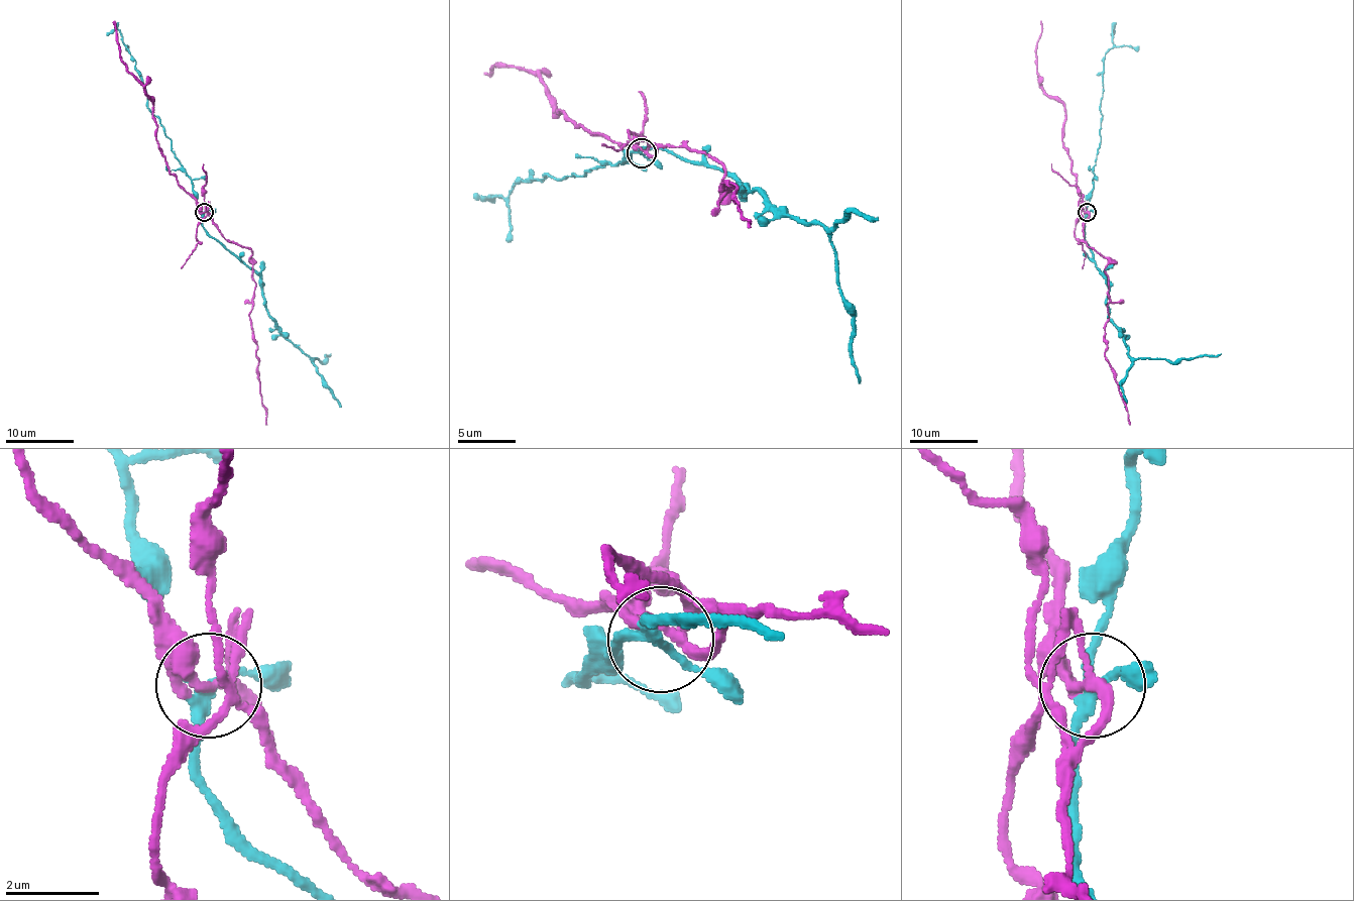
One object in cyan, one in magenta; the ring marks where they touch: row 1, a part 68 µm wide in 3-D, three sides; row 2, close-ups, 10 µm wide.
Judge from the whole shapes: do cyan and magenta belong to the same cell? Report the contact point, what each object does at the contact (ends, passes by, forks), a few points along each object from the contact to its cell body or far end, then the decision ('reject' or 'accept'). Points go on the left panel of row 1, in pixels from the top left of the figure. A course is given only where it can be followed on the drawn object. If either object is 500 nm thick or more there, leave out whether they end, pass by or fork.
(204, 212) | cyan forks | magenta forks | cyan via (203, 212), (202, 226), (259, 276), (264, 307), (270, 319), (312, 358), (323, 361), (330, 353) | magenta via (205, 212), (227, 239), (252, 253), (255, 284), (249, 316), (252, 341), (257, 346), (259, 393), (267, 424) | reject

